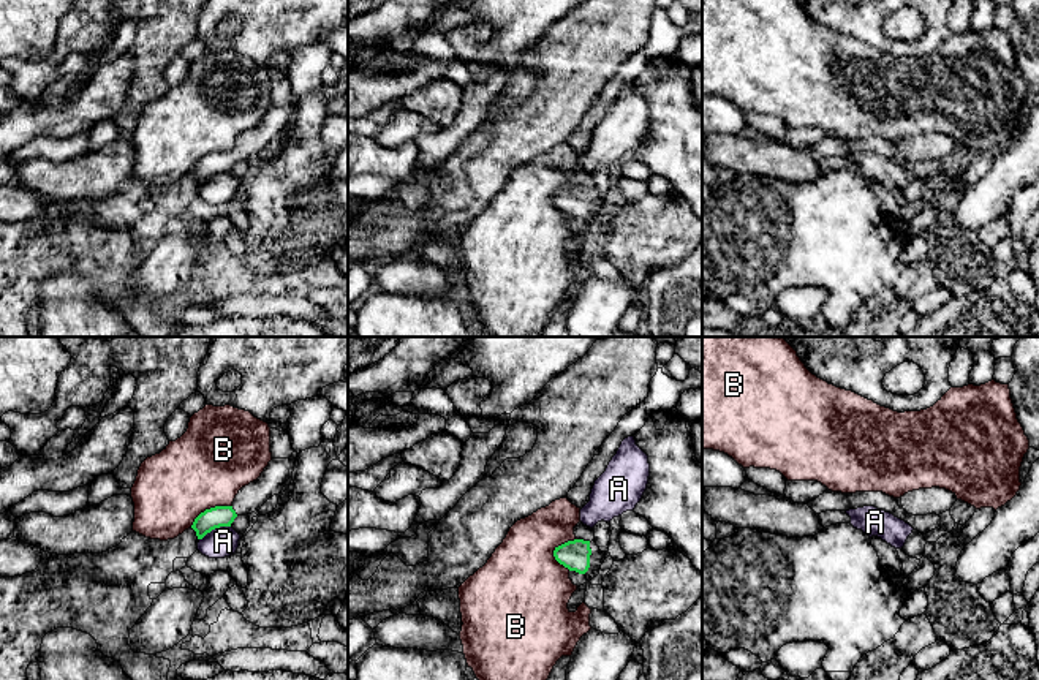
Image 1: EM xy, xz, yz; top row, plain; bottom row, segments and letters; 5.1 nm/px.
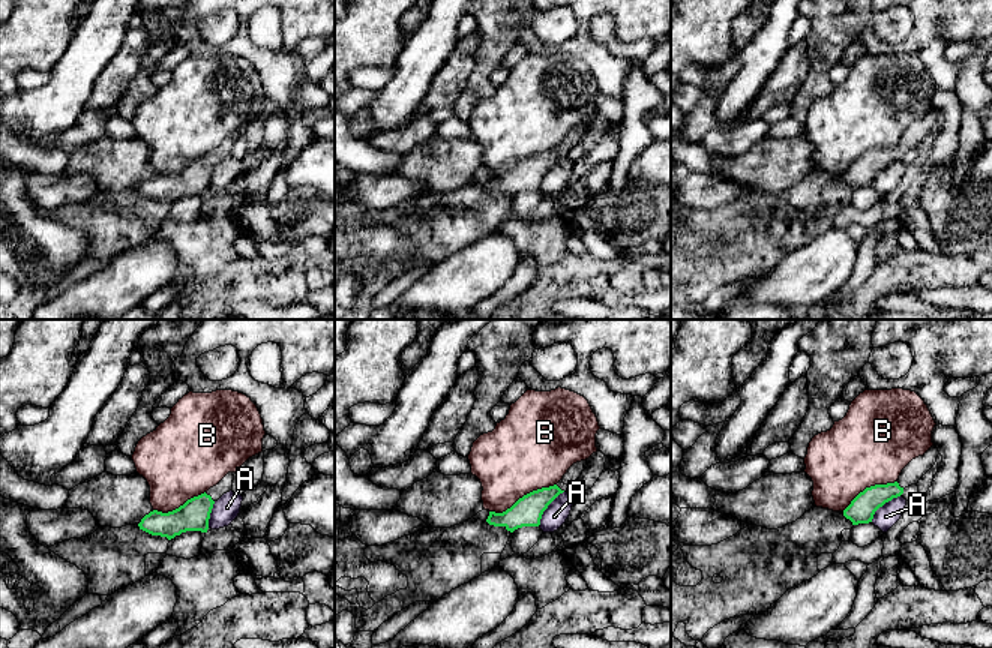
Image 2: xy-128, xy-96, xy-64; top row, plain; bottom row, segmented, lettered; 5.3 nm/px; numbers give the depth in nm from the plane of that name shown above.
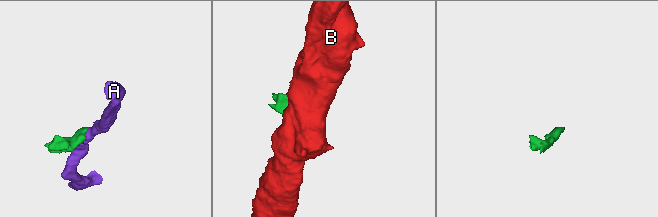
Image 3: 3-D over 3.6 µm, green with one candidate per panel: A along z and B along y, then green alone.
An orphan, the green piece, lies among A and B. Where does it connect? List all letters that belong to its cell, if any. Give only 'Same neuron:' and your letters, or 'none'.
Same neuron: none

